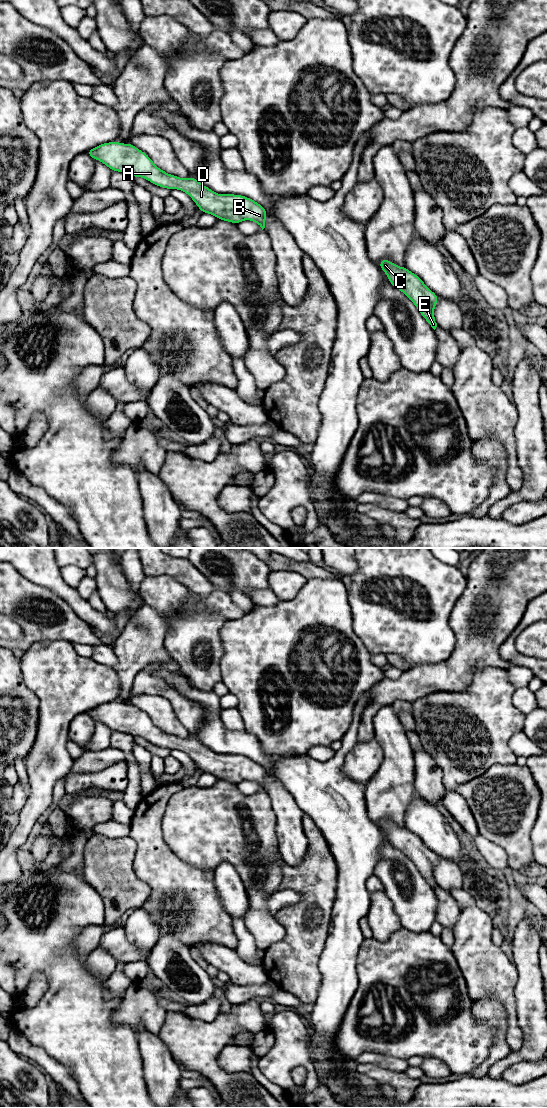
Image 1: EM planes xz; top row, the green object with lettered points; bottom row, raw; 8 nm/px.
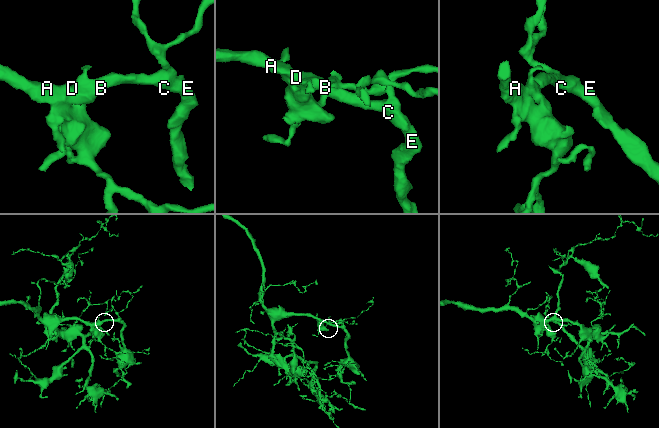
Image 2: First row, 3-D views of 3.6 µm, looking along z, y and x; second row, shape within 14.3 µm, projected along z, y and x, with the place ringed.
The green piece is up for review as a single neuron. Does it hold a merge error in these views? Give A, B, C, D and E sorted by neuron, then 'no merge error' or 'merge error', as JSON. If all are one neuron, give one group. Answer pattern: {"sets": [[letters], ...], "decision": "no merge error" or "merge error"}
{"sets": [["A", "B", "C", "D", "E"]], "decision": "no merge error"}

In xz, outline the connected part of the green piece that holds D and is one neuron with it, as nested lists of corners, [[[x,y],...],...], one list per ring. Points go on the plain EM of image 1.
[[[112,701],[86,712],[112,731],[143,737],[159,747],[178,749],[187,753],[202,773],[209,773],[219,780],[238,784],[244,780],[256,782],[262,790],[267,778],[266,769],[253,759],[243,755],[217,754],[196,738],[179,738],[158,728],[150,717],[134,705]]]

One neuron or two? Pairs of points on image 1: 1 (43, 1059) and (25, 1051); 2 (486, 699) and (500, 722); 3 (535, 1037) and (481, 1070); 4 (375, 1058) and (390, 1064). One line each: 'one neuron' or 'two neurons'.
1: one neuron
2: one neuron
3: two neurons
4: one neuron

